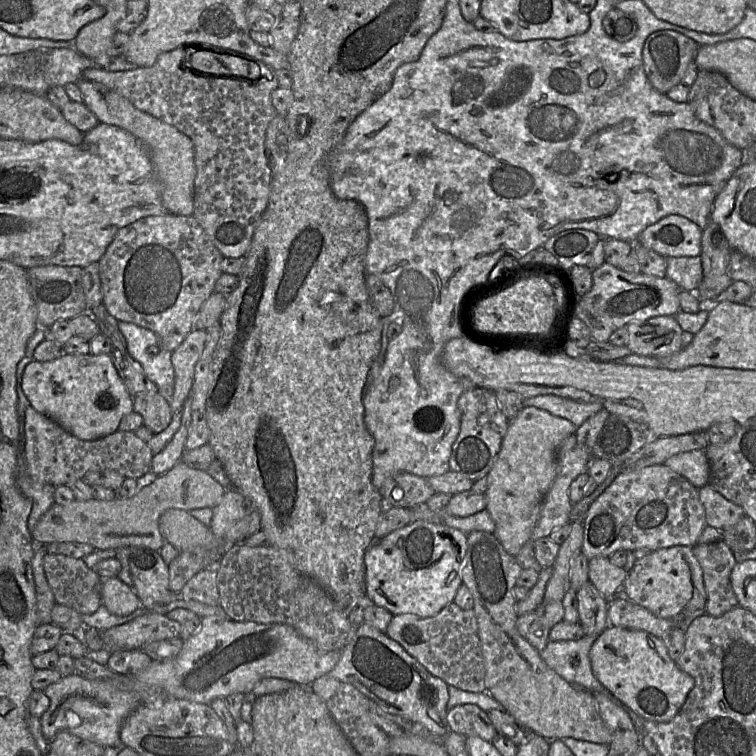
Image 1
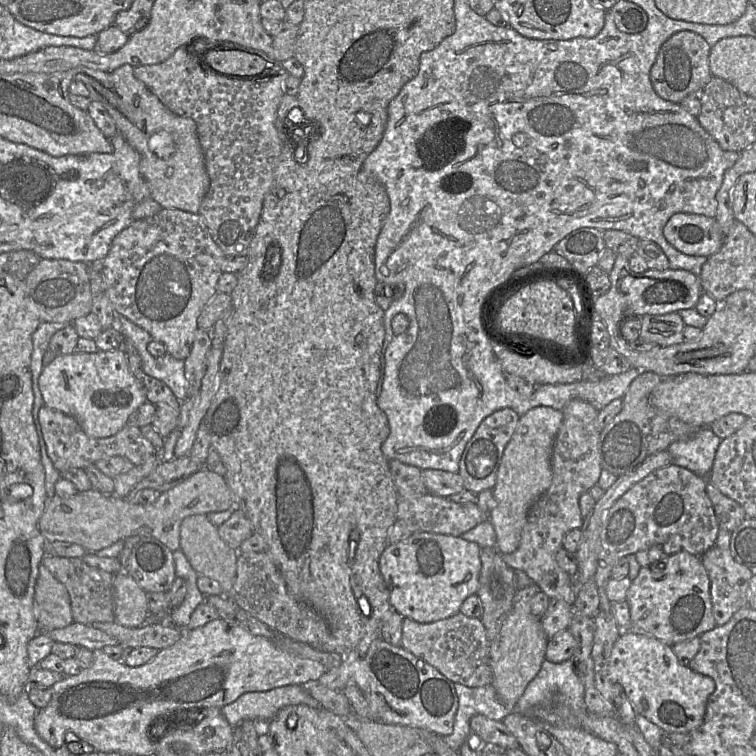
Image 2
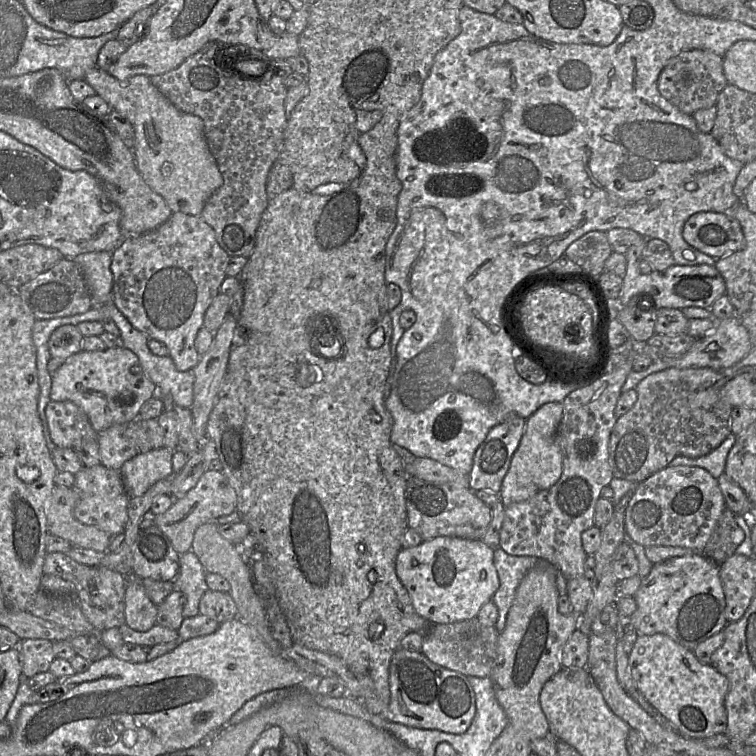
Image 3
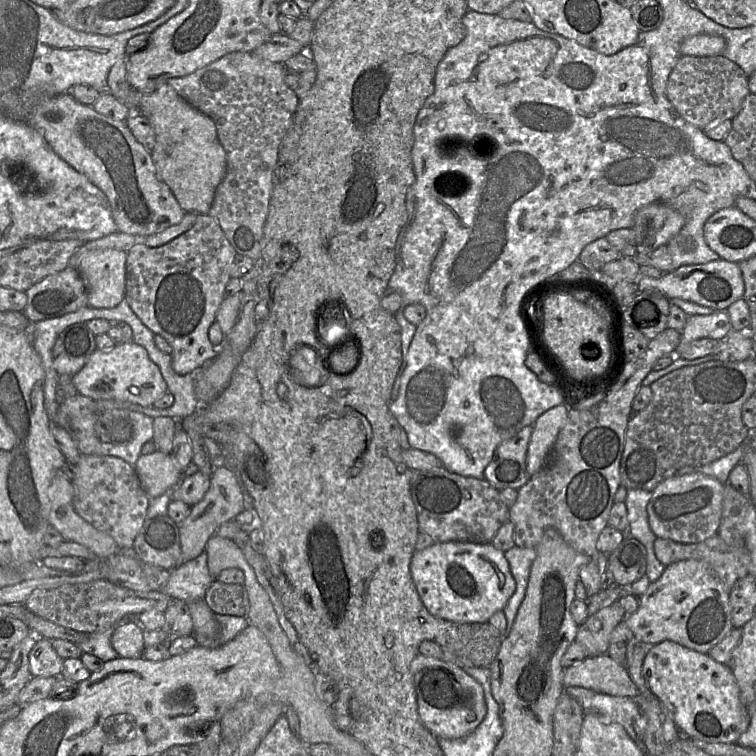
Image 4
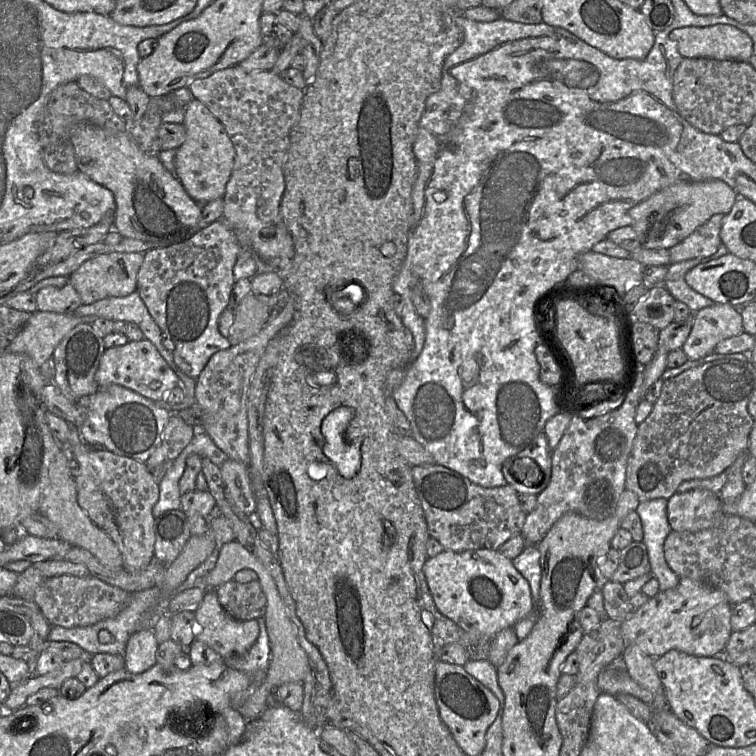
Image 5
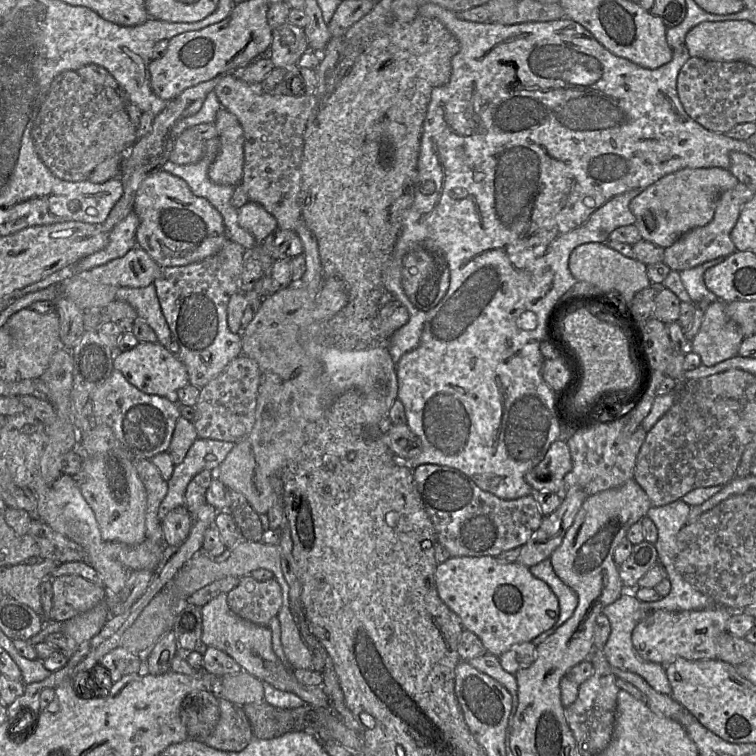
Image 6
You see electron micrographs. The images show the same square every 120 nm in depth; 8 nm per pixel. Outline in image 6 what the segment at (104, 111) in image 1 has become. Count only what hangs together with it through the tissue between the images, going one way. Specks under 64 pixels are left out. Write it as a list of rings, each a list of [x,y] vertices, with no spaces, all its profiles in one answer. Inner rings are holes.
[[[221,108],[214,125],[218,132],[219,151],[208,169],[210,180],[221,185],[238,185],[243,174],[244,132],[235,115]]]

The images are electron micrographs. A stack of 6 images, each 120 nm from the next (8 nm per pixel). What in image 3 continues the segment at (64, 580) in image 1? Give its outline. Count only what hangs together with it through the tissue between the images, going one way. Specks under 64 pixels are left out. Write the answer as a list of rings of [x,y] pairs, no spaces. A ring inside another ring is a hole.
[[[46,553],[42,567],[43,574],[58,576],[68,580],[75,587],[75,596],[85,618],[98,631],[119,628],[125,623],[125,590],[127,576],[102,565],[89,566],[80,564],[65,553]]]

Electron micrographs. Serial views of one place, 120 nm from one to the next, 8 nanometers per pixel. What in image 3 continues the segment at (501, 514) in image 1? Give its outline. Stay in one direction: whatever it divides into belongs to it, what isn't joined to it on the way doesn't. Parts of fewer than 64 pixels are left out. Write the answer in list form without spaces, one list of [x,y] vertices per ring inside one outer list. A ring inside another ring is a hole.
[[[550,402],[542,405],[526,419],[524,434],[499,491],[505,507],[525,501],[539,491],[550,488],[559,480],[562,474],[562,455],[556,442],[556,432],[562,416],[562,403]]]

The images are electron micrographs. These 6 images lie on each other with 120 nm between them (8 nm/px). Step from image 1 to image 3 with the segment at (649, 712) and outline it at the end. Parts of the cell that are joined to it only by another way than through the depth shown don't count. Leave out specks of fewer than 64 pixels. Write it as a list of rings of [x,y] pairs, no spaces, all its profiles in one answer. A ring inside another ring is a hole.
[[[664,634],[640,635],[628,655],[628,663],[637,690],[680,734],[700,740],[724,734],[724,702],[730,684],[712,665],[701,663],[693,651]]]

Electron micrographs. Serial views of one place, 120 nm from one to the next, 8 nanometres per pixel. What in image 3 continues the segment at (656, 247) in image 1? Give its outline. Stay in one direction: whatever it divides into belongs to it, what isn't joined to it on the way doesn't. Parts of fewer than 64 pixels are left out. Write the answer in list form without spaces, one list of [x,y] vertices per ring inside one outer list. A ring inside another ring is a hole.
[[[700,212],[690,216],[683,226],[682,236],[691,247],[715,259],[745,246],[739,222],[726,213]]]

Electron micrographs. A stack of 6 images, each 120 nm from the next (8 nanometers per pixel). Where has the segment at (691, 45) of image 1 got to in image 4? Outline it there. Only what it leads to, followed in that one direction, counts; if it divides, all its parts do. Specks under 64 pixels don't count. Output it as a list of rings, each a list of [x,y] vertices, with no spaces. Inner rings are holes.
[[[681,56],[668,77],[666,91],[678,113],[702,130],[734,118],[750,93],[748,75],[724,56]]]

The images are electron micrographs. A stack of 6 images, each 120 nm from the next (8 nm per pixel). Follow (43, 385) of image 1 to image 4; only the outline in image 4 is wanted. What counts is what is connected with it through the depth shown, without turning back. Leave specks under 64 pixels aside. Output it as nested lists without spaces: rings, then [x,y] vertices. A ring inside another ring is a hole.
[[[123,342],[116,344],[109,350],[96,349],[88,359],[84,367],[71,378],[71,383],[76,388],[77,393],[88,397],[94,401],[98,400],[120,400],[138,404],[142,407],[150,407],[158,400],[167,389],[159,367],[149,358],[146,349],[135,342]]]

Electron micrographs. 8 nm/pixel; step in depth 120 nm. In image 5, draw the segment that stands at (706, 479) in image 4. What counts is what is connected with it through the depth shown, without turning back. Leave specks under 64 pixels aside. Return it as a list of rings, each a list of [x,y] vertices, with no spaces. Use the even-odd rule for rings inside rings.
[[[705,489],[677,491],[667,501],[667,518],[672,531],[707,529],[725,515],[718,494]]]

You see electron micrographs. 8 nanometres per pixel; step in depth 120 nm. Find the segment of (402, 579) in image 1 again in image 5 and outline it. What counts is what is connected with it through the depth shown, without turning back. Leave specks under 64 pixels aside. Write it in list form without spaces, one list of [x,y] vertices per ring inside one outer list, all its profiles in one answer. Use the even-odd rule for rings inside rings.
[[[444,549],[438,555],[428,557],[423,565],[423,572],[439,612],[469,633],[494,637],[504,628],[513,628],[517,622],[535,610],[528,581],[517,571],[512,561],[497,550],[454,552]]]

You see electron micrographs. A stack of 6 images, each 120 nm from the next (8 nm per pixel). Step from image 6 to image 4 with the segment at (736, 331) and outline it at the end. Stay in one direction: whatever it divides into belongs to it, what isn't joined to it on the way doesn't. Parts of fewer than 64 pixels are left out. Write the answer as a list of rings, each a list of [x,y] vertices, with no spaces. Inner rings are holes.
[[[715,310],[713,314],[696,314],[688,317],[681,330],[681,341],[689,343],[700,338],[722,339],[732,325],[726,310]]]

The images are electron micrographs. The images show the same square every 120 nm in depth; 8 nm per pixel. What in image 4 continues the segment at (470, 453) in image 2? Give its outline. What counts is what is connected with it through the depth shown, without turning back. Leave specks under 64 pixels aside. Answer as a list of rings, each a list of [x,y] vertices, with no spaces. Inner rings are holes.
[[[525,426],[514,437],[501,442],[486,466],[484,479],[498,490],[518,490],[530,480],[526,459],[532,428]]]

